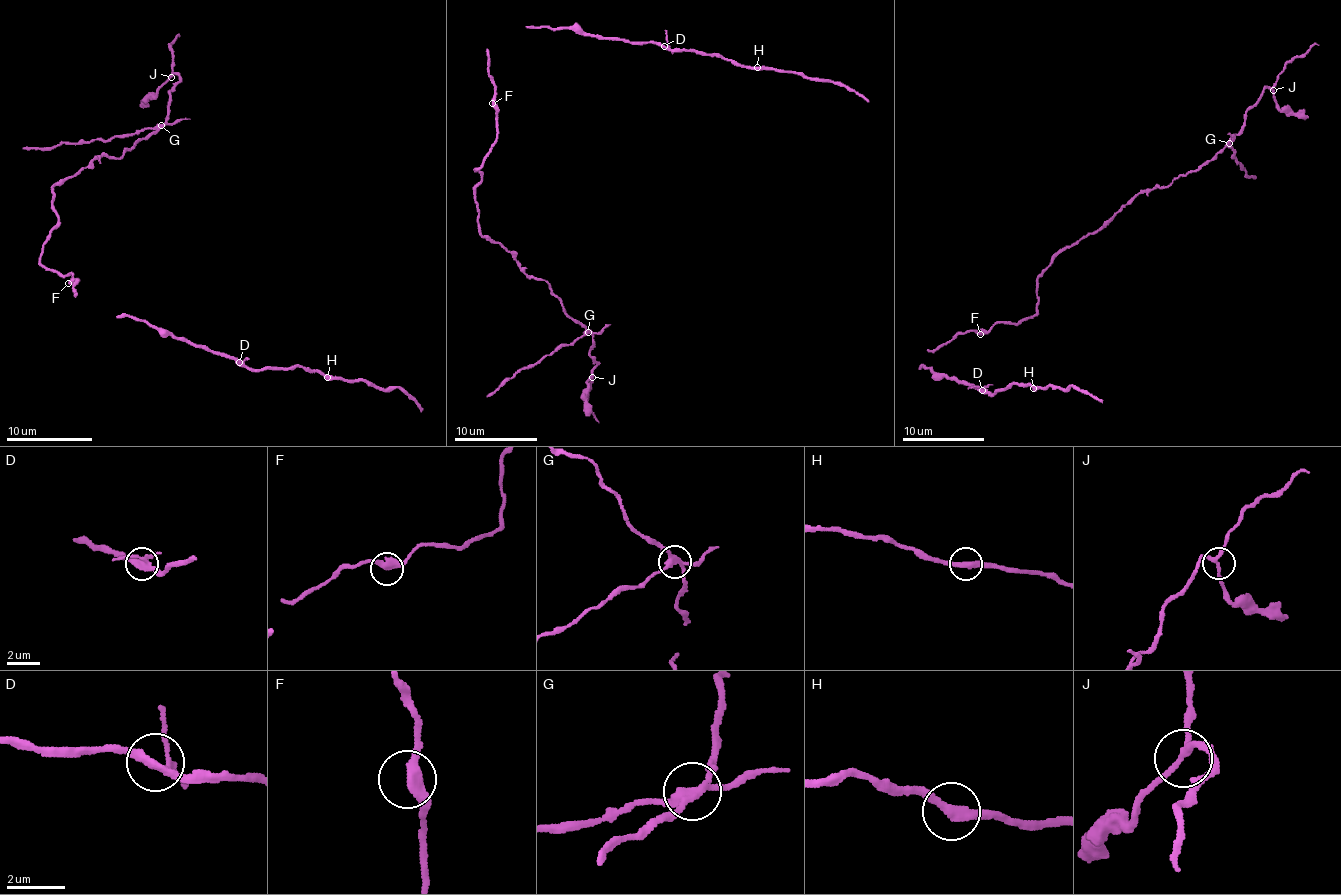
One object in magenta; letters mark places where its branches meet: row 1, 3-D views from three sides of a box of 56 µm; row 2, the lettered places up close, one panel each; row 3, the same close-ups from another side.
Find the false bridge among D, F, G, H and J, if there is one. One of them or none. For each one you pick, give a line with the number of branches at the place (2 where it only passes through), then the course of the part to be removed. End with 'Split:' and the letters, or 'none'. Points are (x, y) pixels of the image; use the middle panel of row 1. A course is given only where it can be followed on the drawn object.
G: Branches: 4. Course of the part to remove: (587, 331), (506, 378), (486, 396)
Split: G

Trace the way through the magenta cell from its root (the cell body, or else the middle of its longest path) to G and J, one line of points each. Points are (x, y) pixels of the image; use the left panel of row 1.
G: (67, 273), (40, 264), (41, 248), (58, 219), (51, 191), (97, 157), (121, 157), (161, 124)
J: (67, 273), (40, 264), (58, 219), (51, 191), (97, 157), (121, 157), (155, 134), (179, 80), (171, 77)

